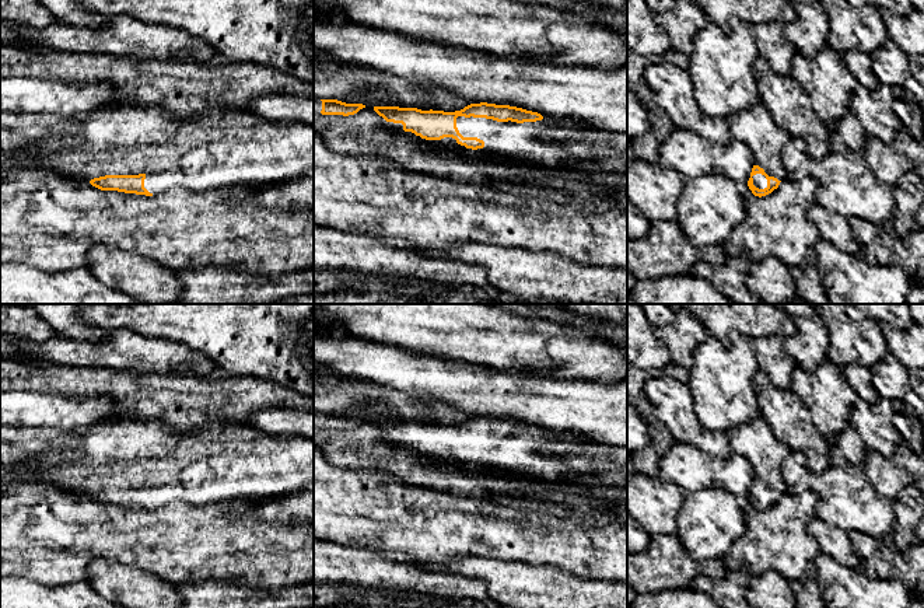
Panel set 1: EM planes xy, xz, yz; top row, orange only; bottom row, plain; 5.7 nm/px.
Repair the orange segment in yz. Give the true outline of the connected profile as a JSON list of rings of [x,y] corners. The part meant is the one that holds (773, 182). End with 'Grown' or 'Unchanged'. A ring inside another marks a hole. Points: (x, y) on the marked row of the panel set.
[[[762,102],[736,112],[728,123],[732,139],[743,141],[753,154],[749,189],[759,198],[771,193],[787,178],[781,151],[790,134],[774,123]]]. Grown

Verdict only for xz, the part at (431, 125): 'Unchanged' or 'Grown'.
Grown

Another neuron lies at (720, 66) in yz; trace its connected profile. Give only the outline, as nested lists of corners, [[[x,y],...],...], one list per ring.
[[[732,18],[727,28],[708,21],[693,39],[689,73],[699,109],[729,119],[760,102],[752,66],[757,46],[748,22]]]

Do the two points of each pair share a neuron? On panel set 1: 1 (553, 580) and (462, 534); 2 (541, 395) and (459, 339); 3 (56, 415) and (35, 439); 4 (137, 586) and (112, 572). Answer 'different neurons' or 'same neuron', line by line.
1: different neurons
2: different neurons
3: different neurons
4: same neuron

